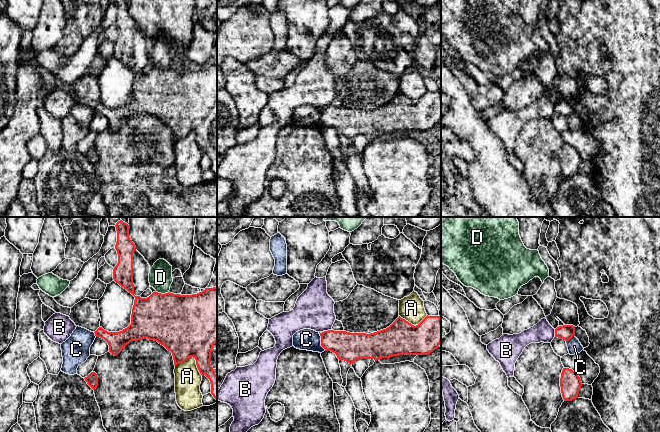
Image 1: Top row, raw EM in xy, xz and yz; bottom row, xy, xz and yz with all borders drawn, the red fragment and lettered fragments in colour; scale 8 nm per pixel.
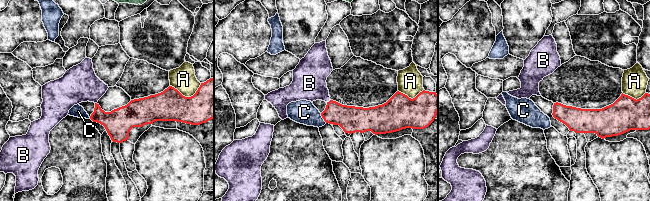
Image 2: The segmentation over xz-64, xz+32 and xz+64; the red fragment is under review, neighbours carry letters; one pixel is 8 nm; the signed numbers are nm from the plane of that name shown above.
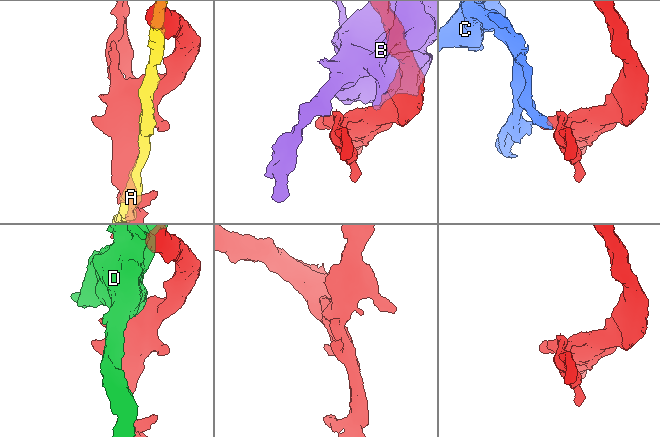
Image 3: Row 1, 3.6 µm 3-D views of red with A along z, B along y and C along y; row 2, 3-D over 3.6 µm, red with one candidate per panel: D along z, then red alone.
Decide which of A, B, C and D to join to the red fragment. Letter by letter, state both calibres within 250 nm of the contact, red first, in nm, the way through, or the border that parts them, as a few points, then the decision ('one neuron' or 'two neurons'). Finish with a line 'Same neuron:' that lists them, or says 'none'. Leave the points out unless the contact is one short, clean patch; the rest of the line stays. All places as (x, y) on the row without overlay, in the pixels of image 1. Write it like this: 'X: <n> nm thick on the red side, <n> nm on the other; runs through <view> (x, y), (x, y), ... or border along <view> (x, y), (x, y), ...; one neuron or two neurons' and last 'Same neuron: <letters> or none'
A: 480 nm thick on the red side, 200 nm on the other; two neurons
B: 120 nm thick on the red side, 160 nm on the other; two neurons
C: 220 nm thick on the red side, 170 nm on the other; two neurons
D: 440 nm thick on the red side, 190 nm on the other; border along xy (155, 67), (161, 69), (168, 68); two neurons
Same neuron: none

